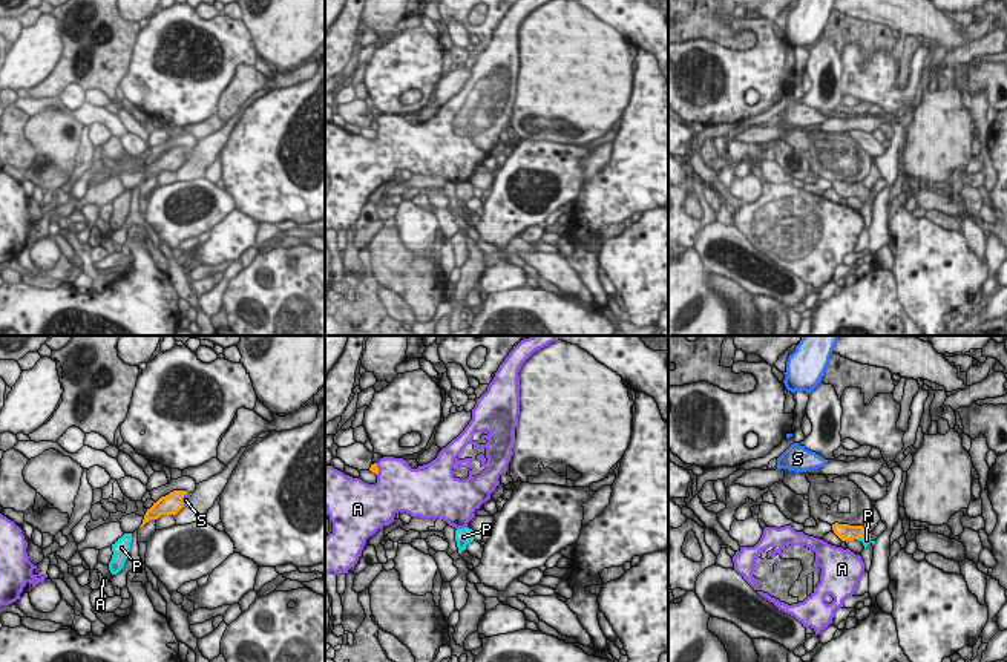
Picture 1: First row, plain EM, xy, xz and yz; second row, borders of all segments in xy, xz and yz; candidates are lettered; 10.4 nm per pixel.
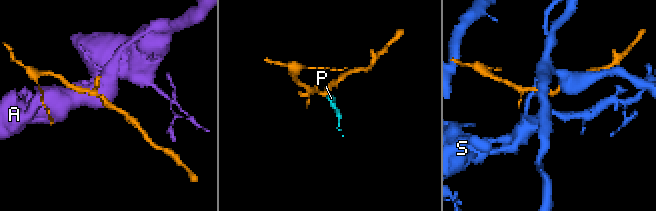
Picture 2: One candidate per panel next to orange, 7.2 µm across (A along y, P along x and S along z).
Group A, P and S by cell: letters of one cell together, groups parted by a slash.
A / P / S

